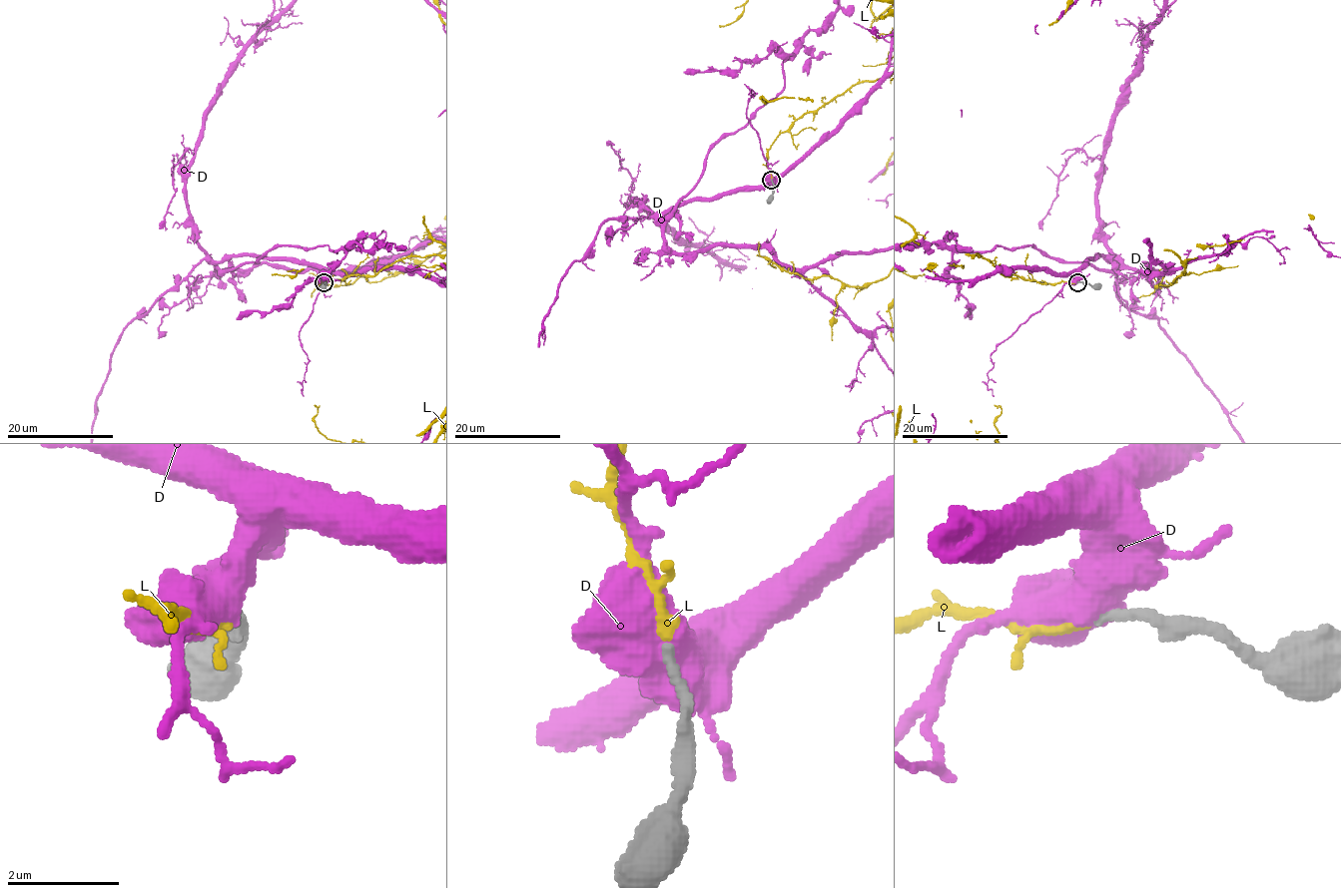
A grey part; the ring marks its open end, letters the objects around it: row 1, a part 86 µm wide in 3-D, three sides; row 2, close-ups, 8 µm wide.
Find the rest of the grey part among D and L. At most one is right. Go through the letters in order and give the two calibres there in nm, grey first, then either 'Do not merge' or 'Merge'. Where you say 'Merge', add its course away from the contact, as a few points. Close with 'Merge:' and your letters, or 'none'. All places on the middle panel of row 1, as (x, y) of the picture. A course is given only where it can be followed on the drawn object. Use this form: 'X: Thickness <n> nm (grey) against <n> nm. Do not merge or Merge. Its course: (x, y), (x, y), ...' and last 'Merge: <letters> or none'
D: Thickness 200 nm (grey) against 600 nm. Do not merge
L: Thickness 180 nm (grey) against 140 nm. Merge
Merge: L

